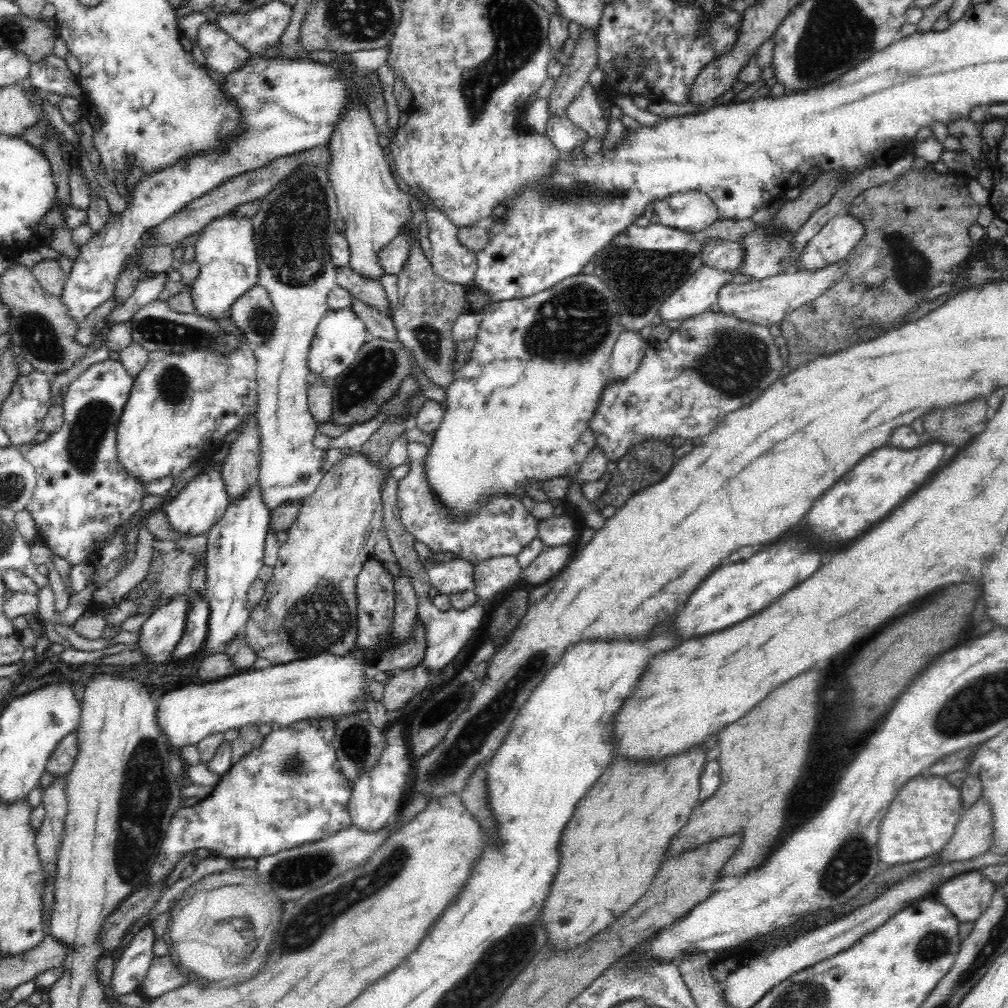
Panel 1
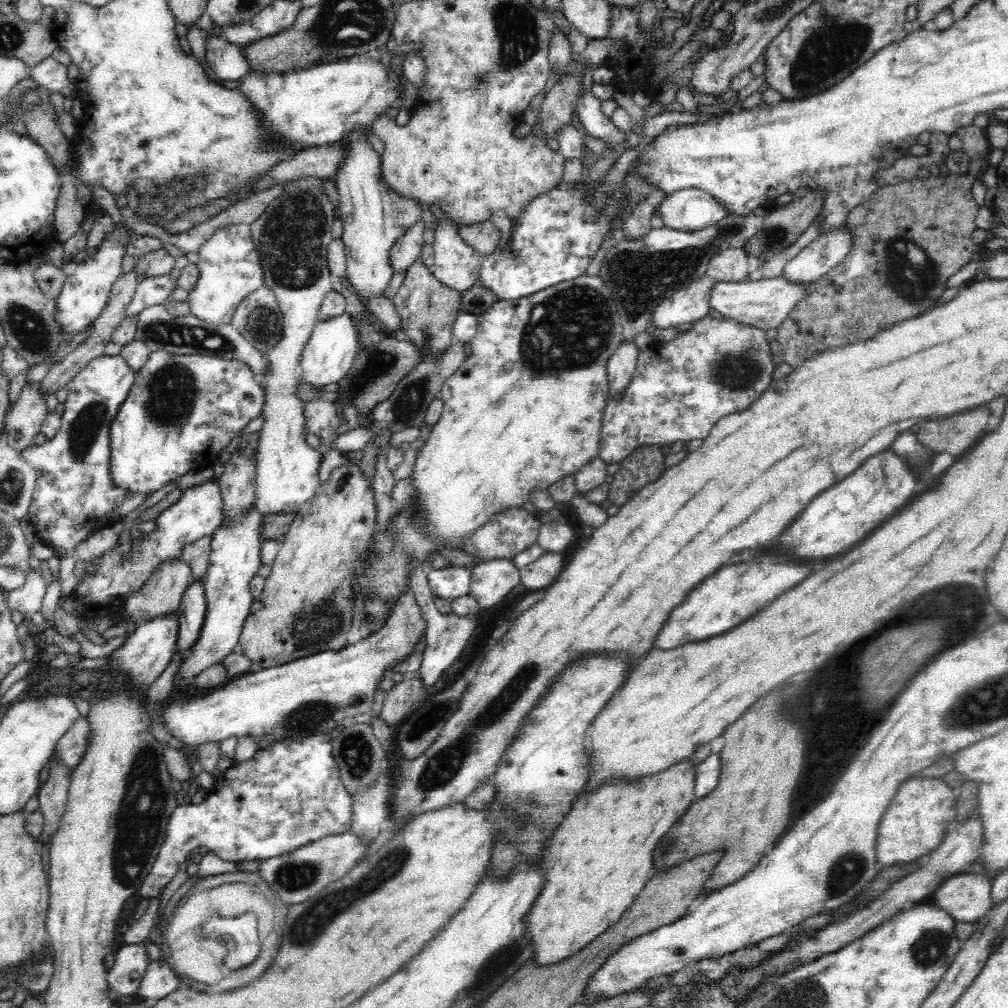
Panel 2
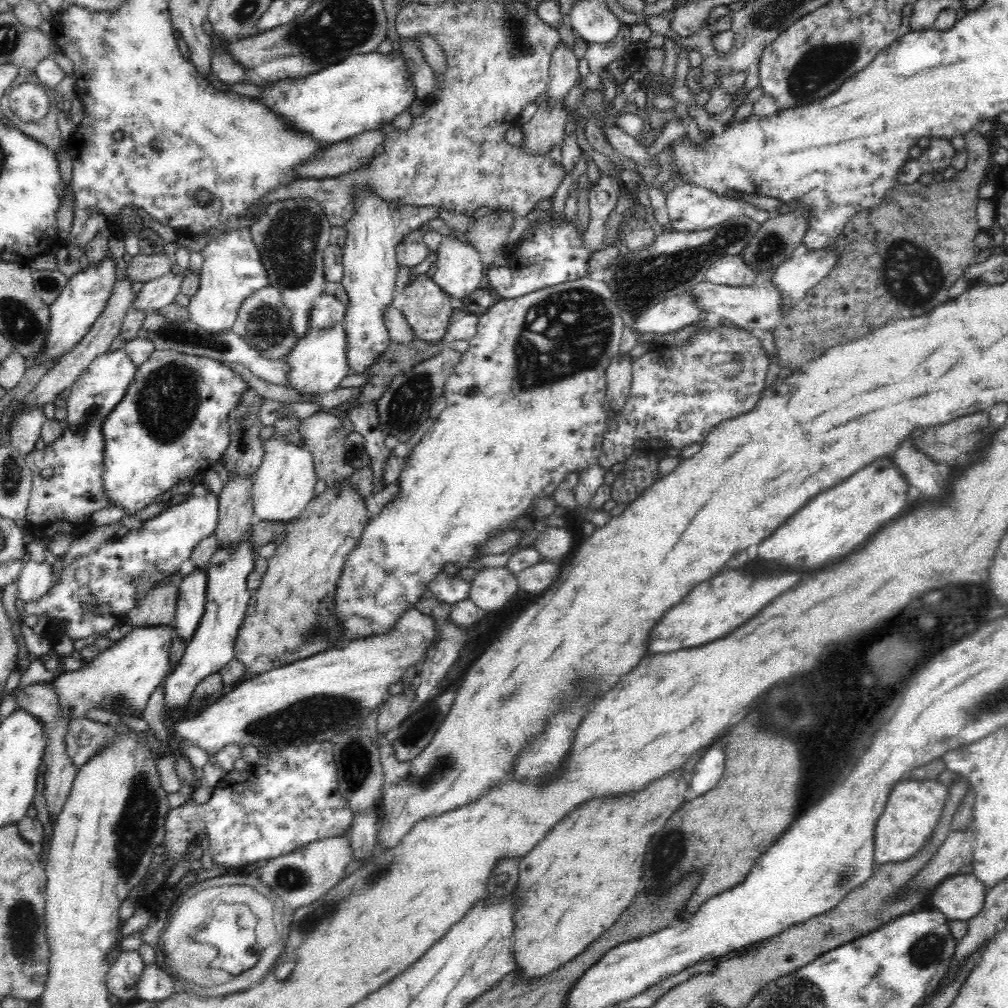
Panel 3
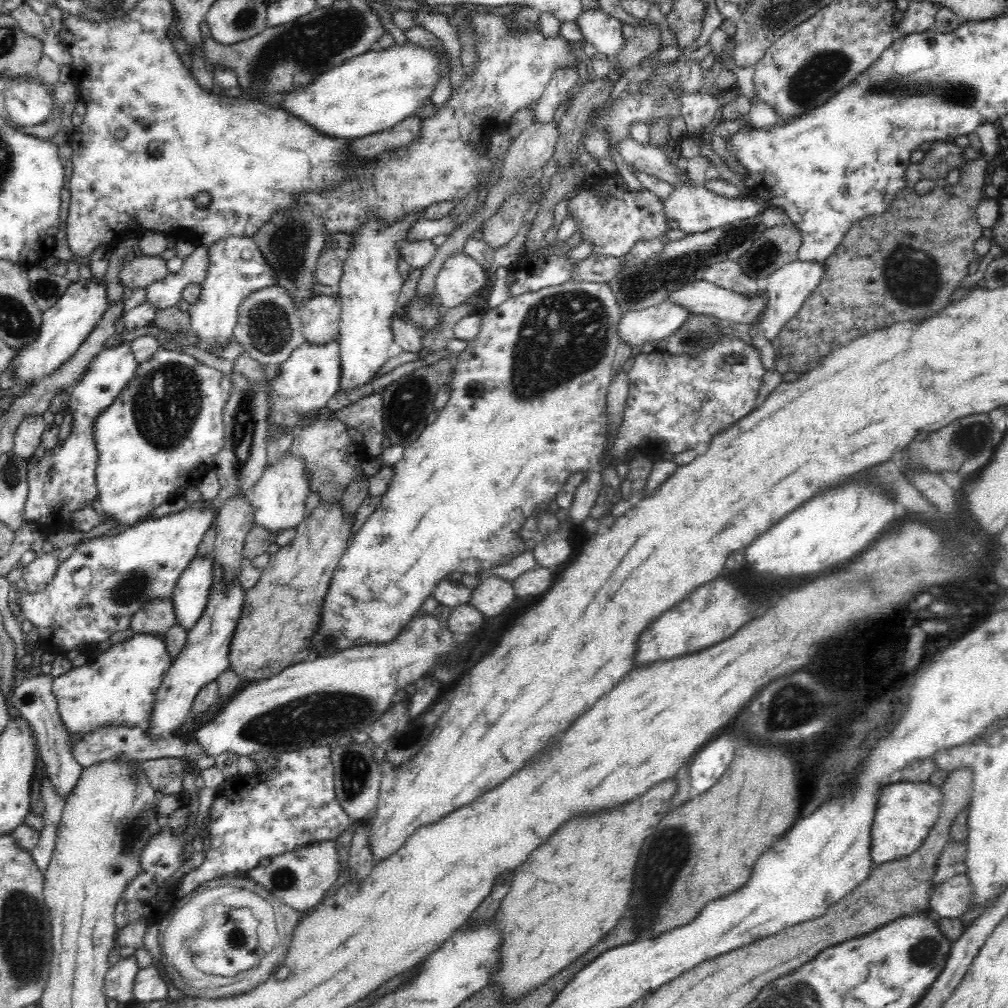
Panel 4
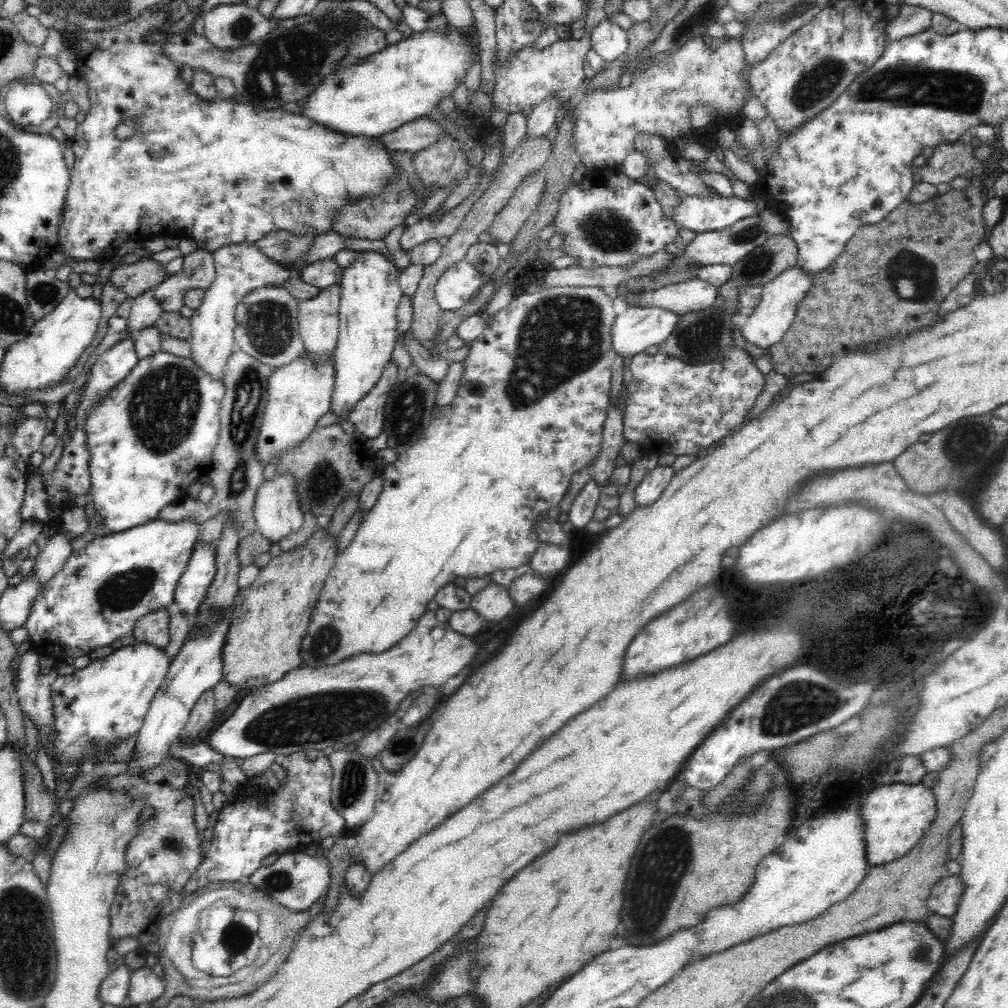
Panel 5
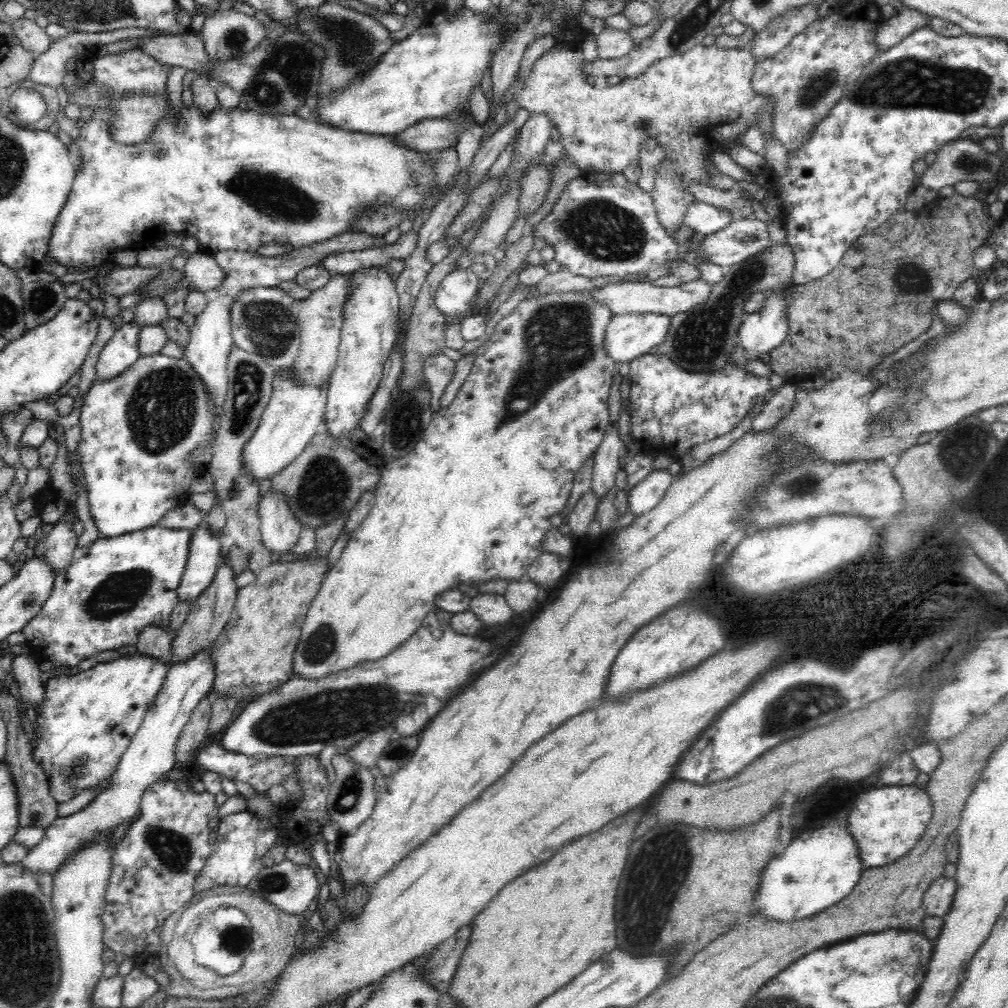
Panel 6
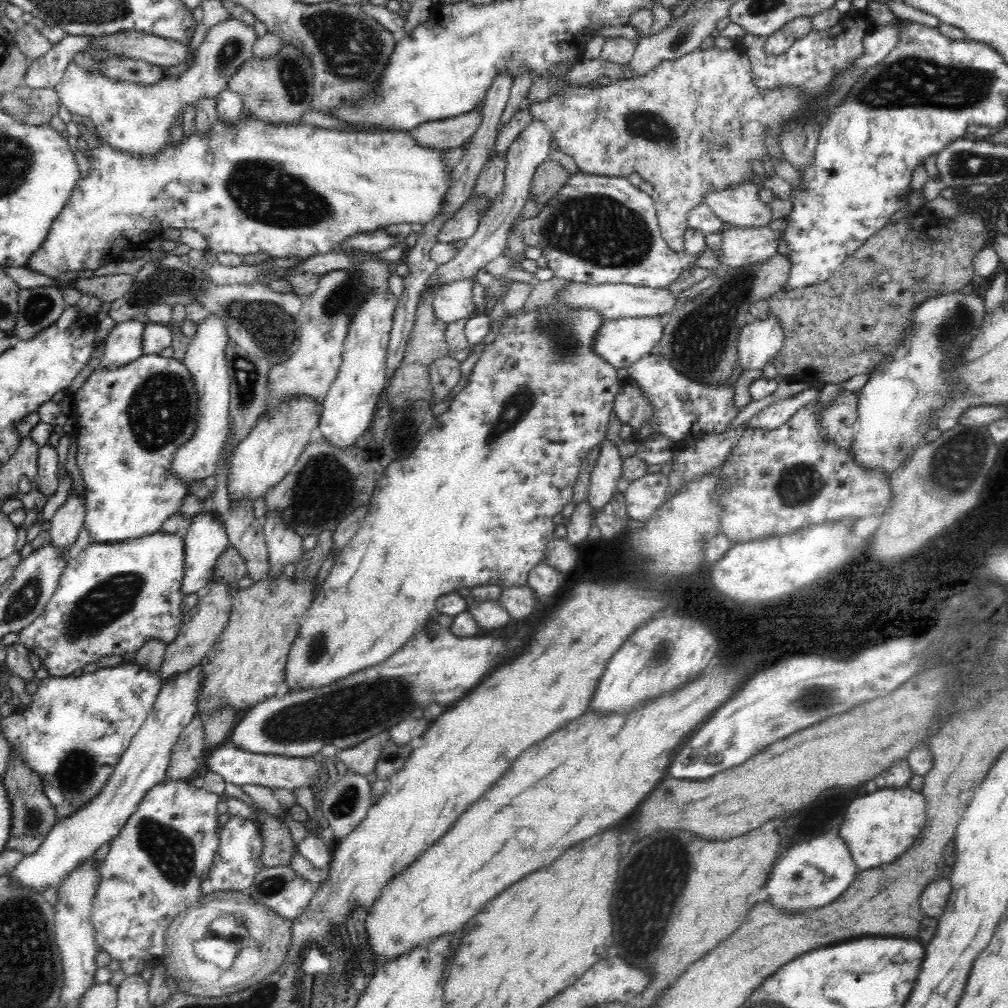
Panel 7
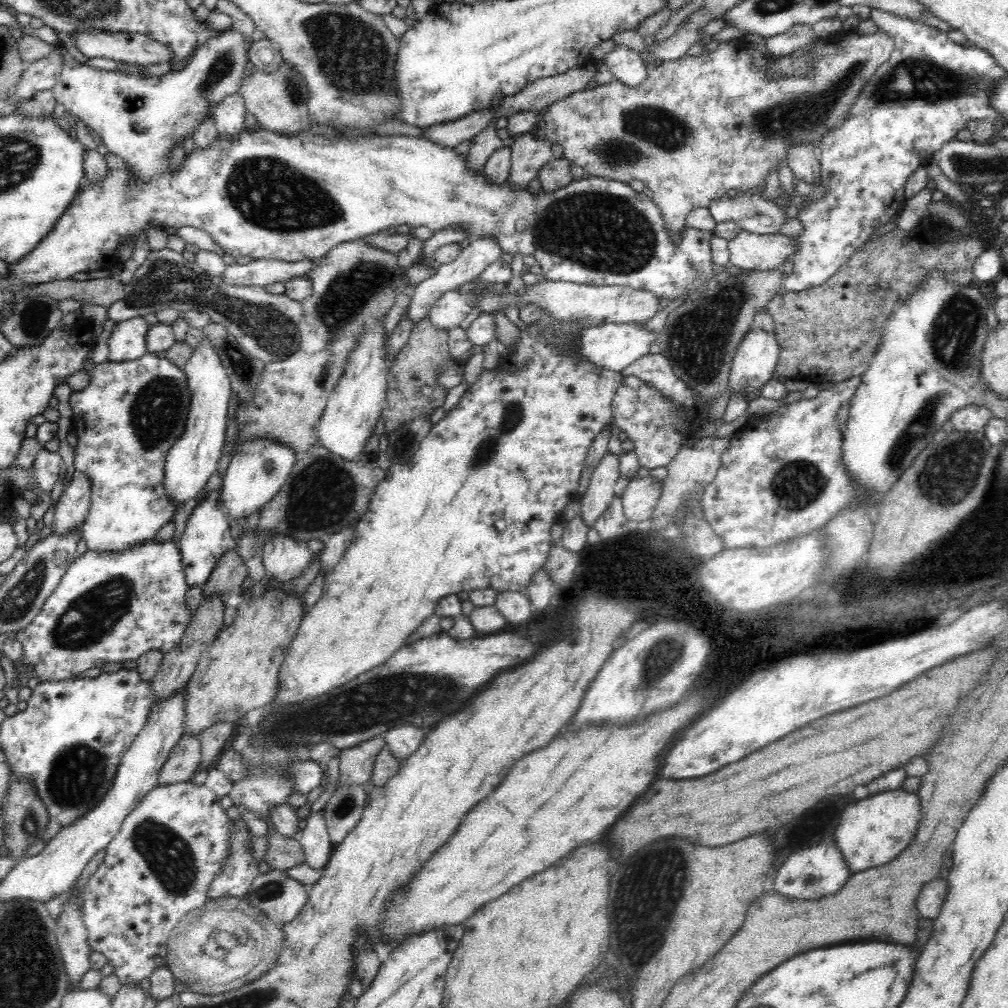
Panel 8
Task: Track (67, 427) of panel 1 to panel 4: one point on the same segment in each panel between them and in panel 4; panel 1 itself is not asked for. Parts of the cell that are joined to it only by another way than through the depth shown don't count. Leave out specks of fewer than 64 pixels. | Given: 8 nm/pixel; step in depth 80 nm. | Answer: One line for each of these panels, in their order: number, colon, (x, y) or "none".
2: (73, 496)
3: (66, 487)
4: (64, 481)

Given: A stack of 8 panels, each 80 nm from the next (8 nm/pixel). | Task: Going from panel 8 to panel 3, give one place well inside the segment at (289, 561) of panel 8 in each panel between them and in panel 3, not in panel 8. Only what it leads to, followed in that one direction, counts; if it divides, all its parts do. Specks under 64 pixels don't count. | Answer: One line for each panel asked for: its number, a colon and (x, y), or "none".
3: (284, 485)
4: (277, 500)
5: (277, 515)
6: (279, 529)
7: (284, 547)

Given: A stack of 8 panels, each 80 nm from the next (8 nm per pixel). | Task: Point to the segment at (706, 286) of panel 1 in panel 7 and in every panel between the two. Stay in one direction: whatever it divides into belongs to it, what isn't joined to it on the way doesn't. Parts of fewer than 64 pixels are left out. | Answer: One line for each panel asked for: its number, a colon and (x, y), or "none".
2: (690, 304)
3: (672, 314)
4: (637, 327)
5: (632, 332)
6: (627, 337)
7: (620, 343)

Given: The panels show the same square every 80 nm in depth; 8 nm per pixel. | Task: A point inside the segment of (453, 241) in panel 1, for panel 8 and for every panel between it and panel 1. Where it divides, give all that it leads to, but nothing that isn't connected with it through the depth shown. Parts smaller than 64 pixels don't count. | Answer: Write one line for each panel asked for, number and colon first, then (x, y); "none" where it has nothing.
2: (457, 265)
3: (460, 271)
4: (460, 277)
5: (459, 283)
6: (455, 296)
7: (453, 301)
8: (451, 308)

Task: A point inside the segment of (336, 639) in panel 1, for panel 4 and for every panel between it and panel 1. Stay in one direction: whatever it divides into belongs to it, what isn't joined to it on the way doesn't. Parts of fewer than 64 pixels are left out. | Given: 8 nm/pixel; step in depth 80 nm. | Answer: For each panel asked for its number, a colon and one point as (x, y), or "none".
2: (304, 608)
3: (289, 618)
4: (280, 614)

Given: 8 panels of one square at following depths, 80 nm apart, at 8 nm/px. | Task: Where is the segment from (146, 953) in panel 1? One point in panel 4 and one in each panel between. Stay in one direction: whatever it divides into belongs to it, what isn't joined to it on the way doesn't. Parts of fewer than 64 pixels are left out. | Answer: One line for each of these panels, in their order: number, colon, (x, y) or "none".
2: (124, 977)
3: (121, 979)
4: (118, 985)

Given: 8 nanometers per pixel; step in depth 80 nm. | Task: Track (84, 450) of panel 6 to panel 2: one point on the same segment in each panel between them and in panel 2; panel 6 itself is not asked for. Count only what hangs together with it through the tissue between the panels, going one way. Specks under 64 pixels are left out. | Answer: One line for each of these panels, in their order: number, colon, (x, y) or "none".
2: (181, 410)
3: (170, 425)
4: (159, 436)
5: (149, 439)

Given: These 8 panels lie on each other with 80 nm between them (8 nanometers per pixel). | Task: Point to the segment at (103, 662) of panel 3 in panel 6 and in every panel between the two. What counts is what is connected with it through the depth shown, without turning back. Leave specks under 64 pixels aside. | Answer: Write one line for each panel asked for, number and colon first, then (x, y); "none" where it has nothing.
4: (118, 688)
5: (95, 708)
6: (87, 720)

